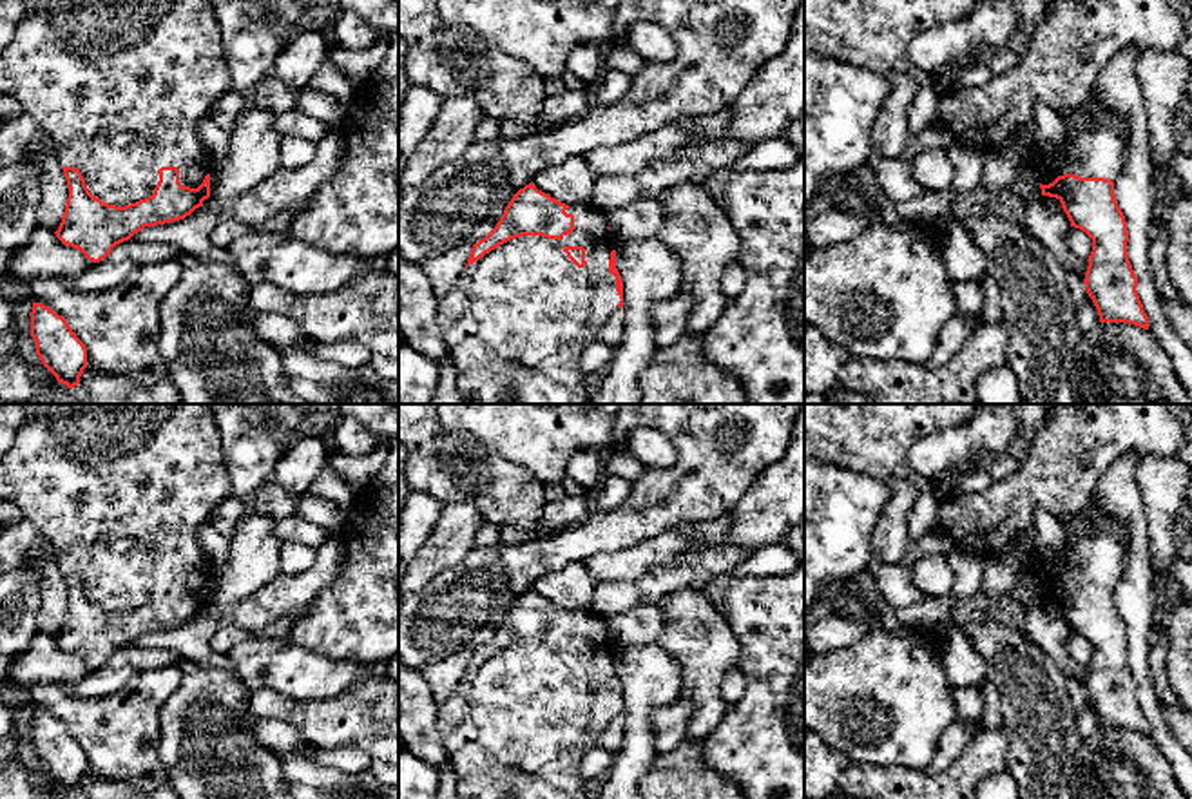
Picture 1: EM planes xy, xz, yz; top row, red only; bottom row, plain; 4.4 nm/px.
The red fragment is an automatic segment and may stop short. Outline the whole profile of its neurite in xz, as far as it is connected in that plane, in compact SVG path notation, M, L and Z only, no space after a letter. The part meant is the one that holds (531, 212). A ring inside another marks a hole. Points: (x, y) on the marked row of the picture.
M534 183L513 196L496 226L473 245L464 274L437 308L458 386L473 404L589 402L582 353L607 317L623 308L618 243L592 205L569 207Z

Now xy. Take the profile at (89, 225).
M38 0L36 11L20 22L9 47L0 56L0 94L16 98L58 149L69 197L54 234L63 245L80 250L92 263L103 261L116 245L129 241L145 226L185 219L210 197L210 172L214 165L199 140L197 123L230 89L232 76L210 0Z

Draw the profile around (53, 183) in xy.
M43 132L38 140L34 140L27 150L24 152L31 158L43 156L40 165L40 190L42 201L36 210L38 226L56 232L69 197L67 179L62 168L62 163L56 154L56 145Z

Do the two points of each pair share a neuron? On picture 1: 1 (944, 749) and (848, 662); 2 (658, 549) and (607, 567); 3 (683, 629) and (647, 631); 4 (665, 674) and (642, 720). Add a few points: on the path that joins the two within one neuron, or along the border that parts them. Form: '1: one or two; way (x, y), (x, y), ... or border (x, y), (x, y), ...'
1: two; border (957, 718), (942, 732), (933, 758), (922, 769)
2: one; way (645, 555), (620, 566)
3: two; border (656, 604), (662, 615), (662, 631), (653, 642)
4: one; way (654, 685), (642, 698), (642, 709)

